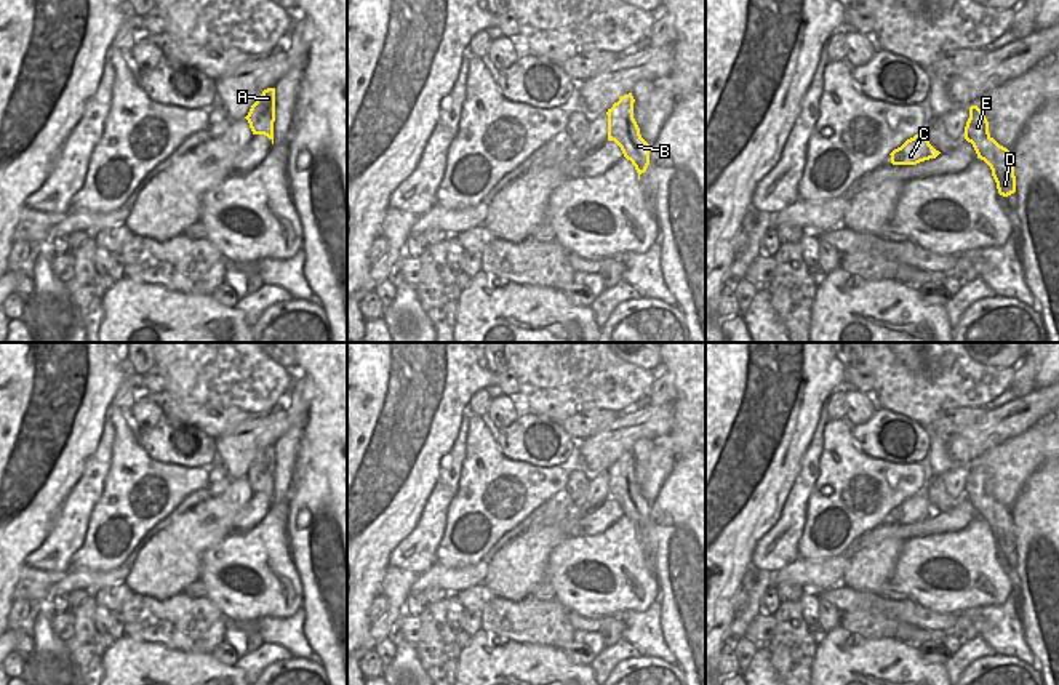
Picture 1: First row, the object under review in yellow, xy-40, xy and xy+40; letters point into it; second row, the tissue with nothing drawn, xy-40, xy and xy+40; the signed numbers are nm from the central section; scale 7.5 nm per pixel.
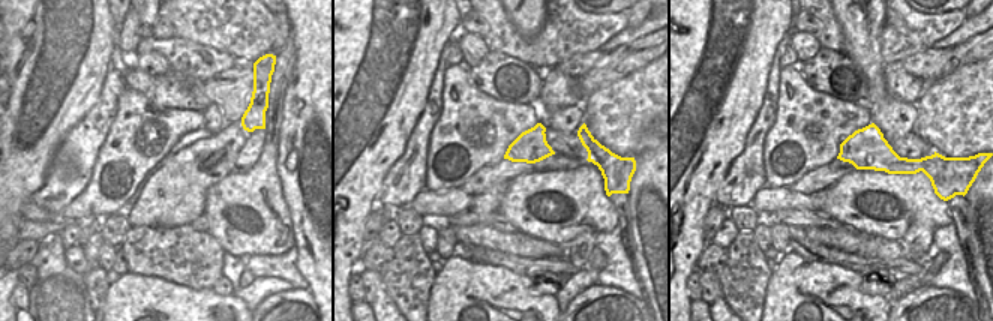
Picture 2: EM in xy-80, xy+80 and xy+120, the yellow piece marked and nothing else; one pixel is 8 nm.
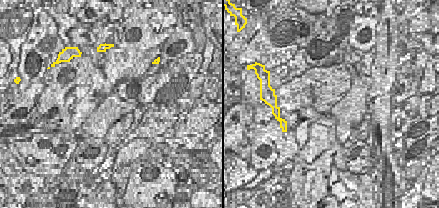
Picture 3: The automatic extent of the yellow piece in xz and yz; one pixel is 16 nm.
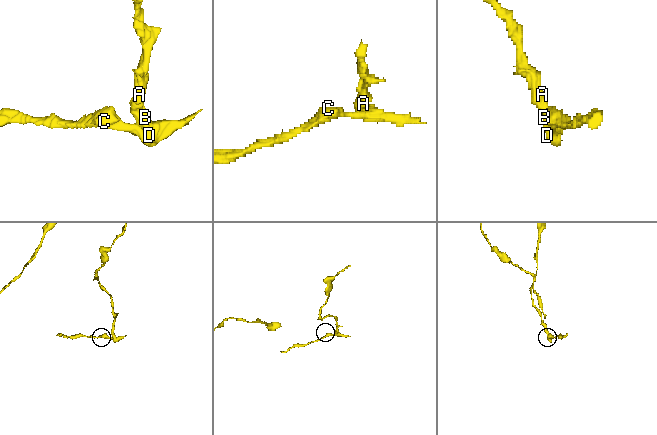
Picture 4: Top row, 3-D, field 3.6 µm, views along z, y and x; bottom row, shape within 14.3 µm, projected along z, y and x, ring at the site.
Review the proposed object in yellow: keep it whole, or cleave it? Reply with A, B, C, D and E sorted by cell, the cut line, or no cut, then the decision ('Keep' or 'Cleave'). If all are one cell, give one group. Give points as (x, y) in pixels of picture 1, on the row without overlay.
Groups: A E / B C D. Split along xy (637, 484), (619, 504). Cleave.

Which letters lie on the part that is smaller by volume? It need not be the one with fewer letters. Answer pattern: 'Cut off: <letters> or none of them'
Cut off: B, C, D

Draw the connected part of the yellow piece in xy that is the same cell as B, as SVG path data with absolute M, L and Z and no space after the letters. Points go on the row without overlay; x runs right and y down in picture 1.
M638 483L632 490L632 496L622 501L619 506L624 515L635 525L640 538L640 533L645 531L649 523L651 504L641 496Z

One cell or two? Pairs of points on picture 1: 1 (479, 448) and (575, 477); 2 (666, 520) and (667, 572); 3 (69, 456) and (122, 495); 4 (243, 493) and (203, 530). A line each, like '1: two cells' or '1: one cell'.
1: two cells
2: one cell
3: two cells
4: one cell

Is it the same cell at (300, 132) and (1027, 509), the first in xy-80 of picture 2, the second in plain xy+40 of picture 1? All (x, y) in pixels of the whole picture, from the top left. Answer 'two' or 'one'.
one

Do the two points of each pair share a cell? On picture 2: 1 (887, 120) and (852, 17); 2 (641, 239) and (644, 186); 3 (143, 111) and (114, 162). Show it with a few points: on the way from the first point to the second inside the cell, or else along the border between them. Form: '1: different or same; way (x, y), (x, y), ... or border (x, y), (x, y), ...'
1: same; way (878, 95), (873, 66), (863, 42)
2: same; way (644, 225), (644, 200)
3: same; way (140, 123), (140, 135), (126, 150)

